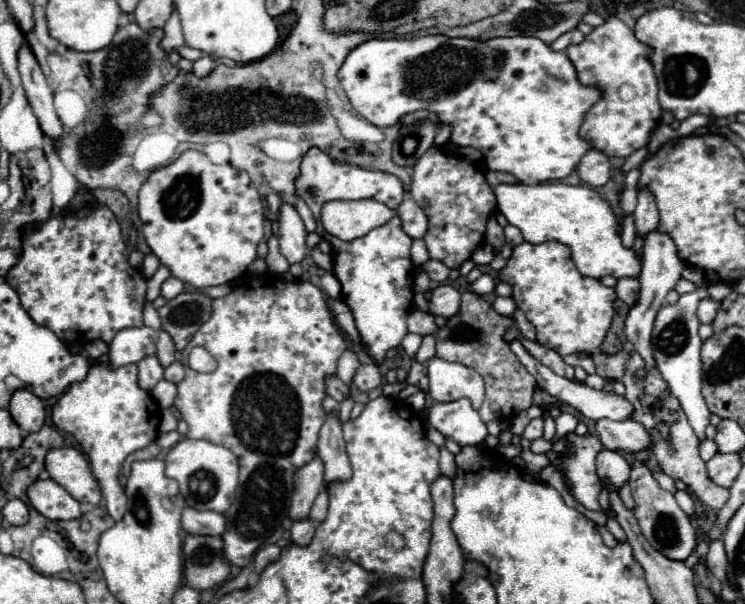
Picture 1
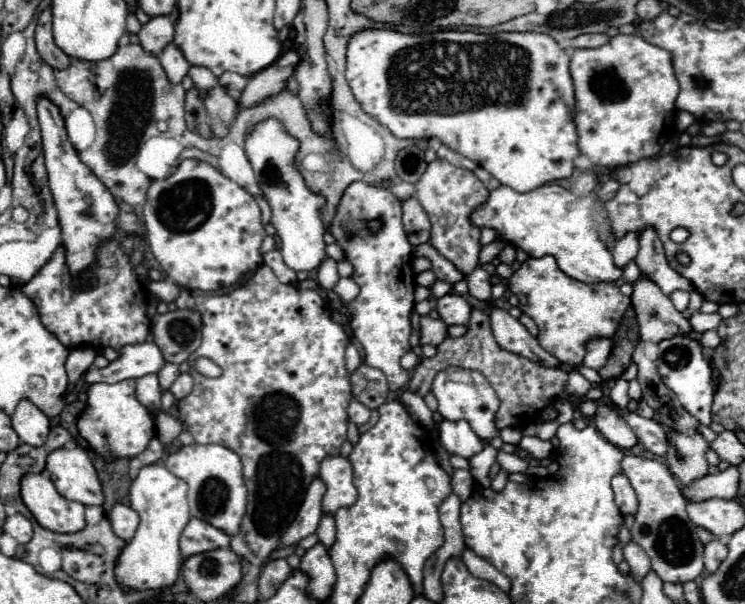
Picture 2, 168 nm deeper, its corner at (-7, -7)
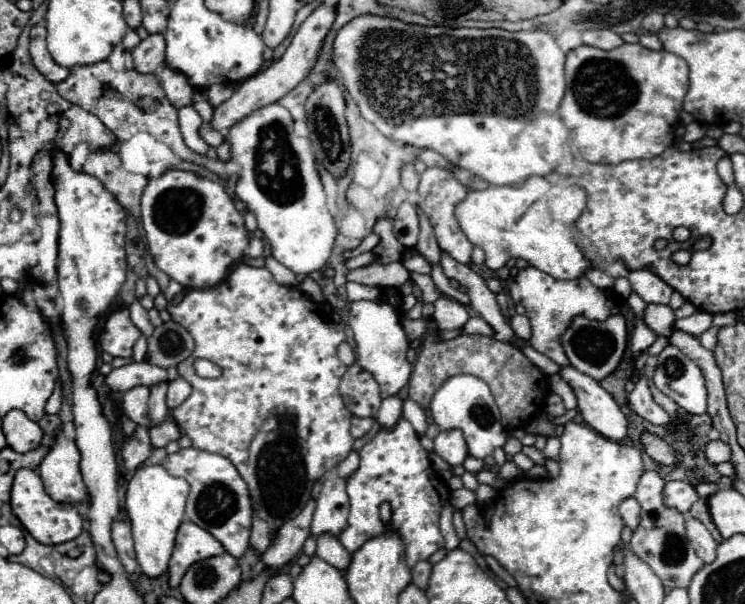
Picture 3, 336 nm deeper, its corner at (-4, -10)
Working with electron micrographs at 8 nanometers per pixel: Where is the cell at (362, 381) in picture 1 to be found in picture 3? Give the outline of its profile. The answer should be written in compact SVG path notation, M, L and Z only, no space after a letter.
M357 363L347 367L339 385L339 393L345 401L345 407L355 417L373 417L381 405L377 381Z

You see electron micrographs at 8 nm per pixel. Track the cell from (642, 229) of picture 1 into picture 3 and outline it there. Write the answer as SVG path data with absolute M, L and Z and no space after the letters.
M639 269L639 271L631 271L629 273L629 281L633 291L645 301L645 303L659 303L659 305L667 305L671 299L673 289L659 279L653 271L649 269Z

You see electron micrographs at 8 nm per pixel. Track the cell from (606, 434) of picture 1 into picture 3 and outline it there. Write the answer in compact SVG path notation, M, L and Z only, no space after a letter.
M571 365L561 367L559 377L571 385L577 397L579 413L589 427L613 441L623 441L627 437L627 417L615 403L615 399L595 379Z

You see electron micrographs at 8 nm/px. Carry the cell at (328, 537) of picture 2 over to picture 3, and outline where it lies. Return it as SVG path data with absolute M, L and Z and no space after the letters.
M331 535L317 537L317 557L327 561L329 565L333 565L339 571L347 571L347 567L351 563L351 553L345 551L341 541Z

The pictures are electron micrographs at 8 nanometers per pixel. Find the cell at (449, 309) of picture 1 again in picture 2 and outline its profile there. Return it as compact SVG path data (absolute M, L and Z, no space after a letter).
M450 292L438 300L438 314L448 326L450 324L468 324L470 310L472 310L472 306L468 304L468 300L454 292Z

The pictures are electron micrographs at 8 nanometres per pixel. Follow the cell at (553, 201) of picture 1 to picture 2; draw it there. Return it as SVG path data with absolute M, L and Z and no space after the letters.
M573 174L570 178L564 180L558 180L544 184L532 192L526 192L526 194L520 194L508 186L500 186L496 190L490 192L490 198L484 206L480 206L478 210L474 210L472 214L472 224L476 226L484 226L484 228L494 228L498 230L498 234L516 244L518 248L522 248L524 252L528 252L530 256L534 258L540 258L540 256L554 256L560 270L564 274L568 274L570 278L574 280L580 280L580 282L586 282L586 284L596 284L596 282L616 282L622 278L622 268L618 268L614 262L612 262L612 252L608 250L608 246L600 240L596 228L594 228L594 213L596 211L603 211L602 207L598 207L598 203L590 202L586 198L586 192L582 192L578 188L578 178Z

